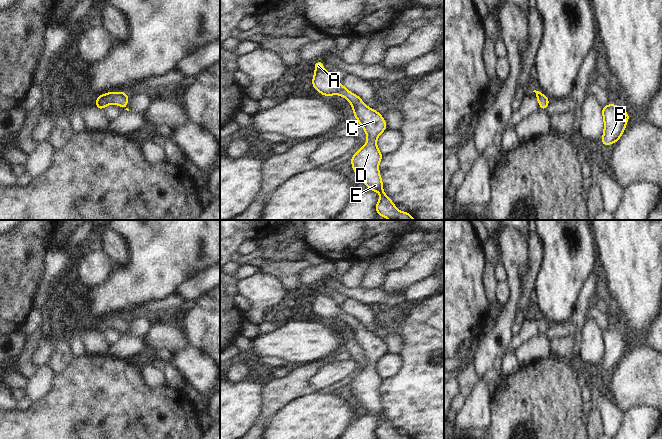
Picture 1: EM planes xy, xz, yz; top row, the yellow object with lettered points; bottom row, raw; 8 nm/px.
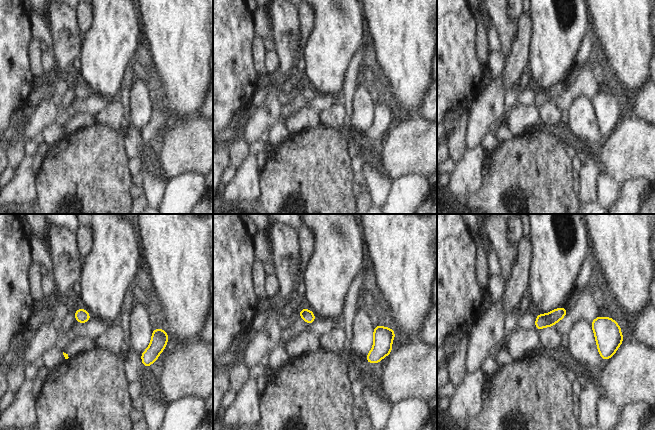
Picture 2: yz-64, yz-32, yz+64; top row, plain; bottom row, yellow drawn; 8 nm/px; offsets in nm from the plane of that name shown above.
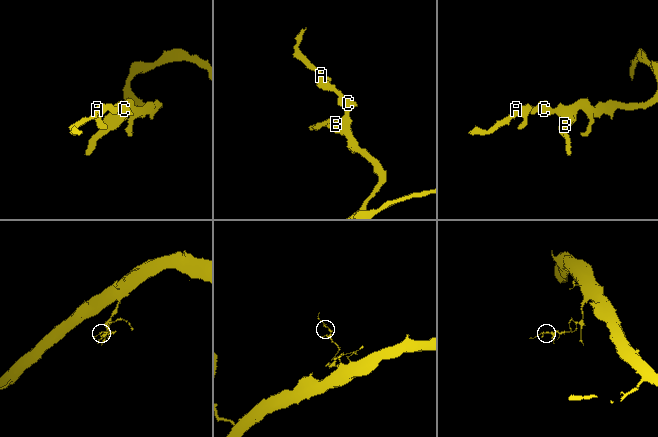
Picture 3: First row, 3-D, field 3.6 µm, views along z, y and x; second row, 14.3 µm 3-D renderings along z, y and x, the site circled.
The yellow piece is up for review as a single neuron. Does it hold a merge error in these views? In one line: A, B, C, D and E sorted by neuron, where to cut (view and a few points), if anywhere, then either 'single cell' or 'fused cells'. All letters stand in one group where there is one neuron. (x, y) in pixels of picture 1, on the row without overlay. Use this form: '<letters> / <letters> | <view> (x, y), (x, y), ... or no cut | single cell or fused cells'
A B C D E | no cut | single cell

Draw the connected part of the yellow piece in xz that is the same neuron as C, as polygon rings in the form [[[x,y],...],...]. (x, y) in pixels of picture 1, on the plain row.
[[[320,284],[313,288],[316,295],[312,309],[323,320],[338,318],[345,321],[353,331],[353,338],[367,359],[366,368],[350,383],[353,395],[361,402],[371,415],[379,416],[380,422],[375,434],[378,439],[410,439],[409,436],[399,435],[391,423],[383,416],[383,407],[378,388],[383,378],[377,372],[378,360],[387,353],[382,339],[369,331],[356,318],[346,313],[336,302],[323,293],[324,286]]]

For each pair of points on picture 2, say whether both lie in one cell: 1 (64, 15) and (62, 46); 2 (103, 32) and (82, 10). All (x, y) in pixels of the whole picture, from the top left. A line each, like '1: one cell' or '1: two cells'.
1: one cell
2: two cells

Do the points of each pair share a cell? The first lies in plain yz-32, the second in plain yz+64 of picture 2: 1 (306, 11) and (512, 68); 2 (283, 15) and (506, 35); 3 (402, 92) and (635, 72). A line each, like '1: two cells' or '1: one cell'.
1: one cell
2: one cell
3: one cell

